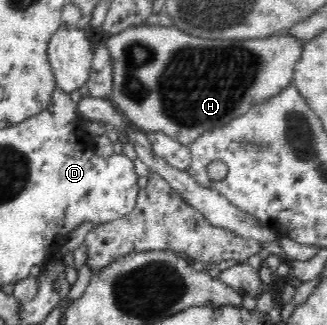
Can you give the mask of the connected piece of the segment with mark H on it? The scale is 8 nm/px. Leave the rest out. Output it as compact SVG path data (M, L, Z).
M137 25L102 42L111 53L111 102L134 128L159 131L188 145L204 131L239 118L253 105L275 97L292 84L293 66L301 56L301 42L285 32L261 40L205 40L183 34L176 26Z

